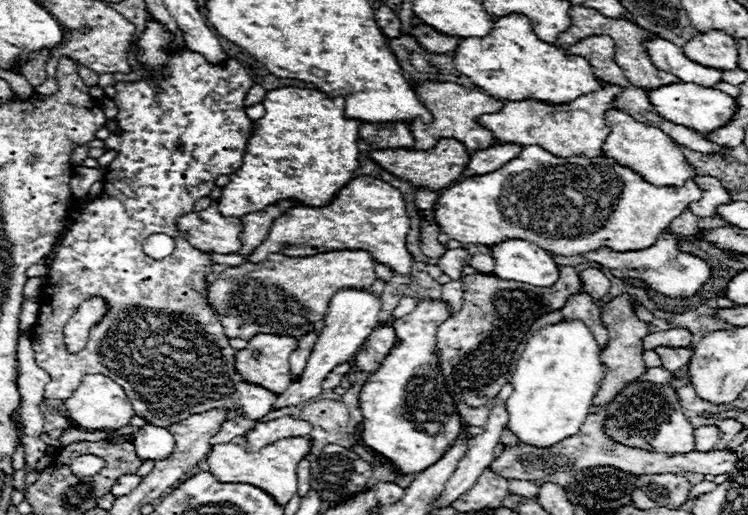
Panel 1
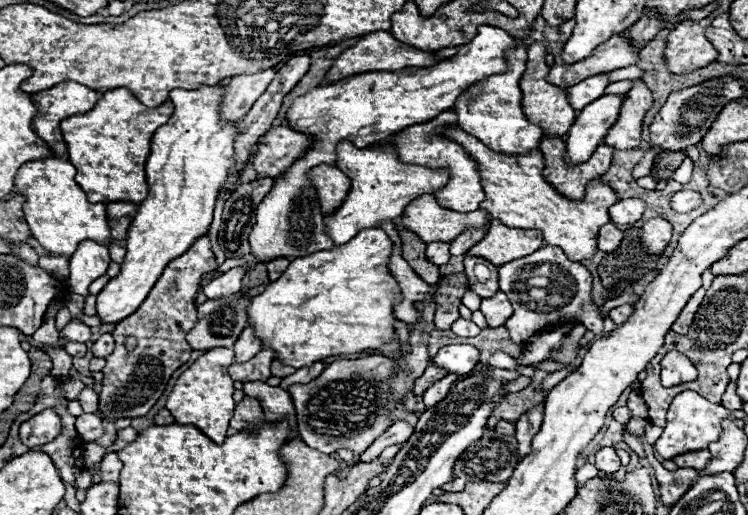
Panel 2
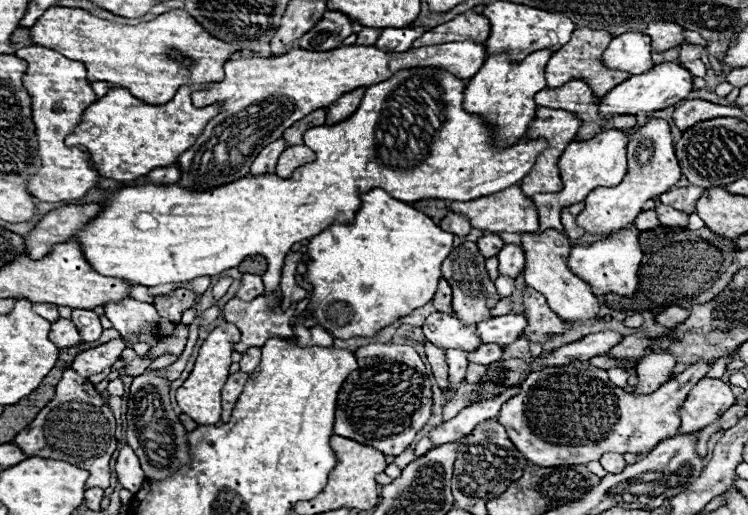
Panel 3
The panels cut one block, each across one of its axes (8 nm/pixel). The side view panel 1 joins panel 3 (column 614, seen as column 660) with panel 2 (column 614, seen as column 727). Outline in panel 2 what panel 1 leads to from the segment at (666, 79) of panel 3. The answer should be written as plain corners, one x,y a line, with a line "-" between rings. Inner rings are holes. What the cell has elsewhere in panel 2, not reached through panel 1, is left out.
604,94
580,110
576,122
566,134
568,164
580,164
592,156
604,140
608,128
616,124
622,102
624,94

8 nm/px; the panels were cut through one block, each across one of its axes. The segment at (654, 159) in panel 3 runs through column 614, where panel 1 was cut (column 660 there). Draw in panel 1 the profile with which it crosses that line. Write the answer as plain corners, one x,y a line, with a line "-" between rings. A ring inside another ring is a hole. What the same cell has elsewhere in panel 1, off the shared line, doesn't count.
526,146
518,158
510,160
500,170
474,178
470,176
440,190
434,206
434,220
440,232
462,244
492,246
502,240
520,238
530,240
552,254
576,256
592,252
600,246
608,246
616,252
650,248
656,238
672,224
672,220
696,200
700,200
700,188
696,186
694,178
686,180
684,186
654,186
632,168
620,166
614,158
558,158
540,146

